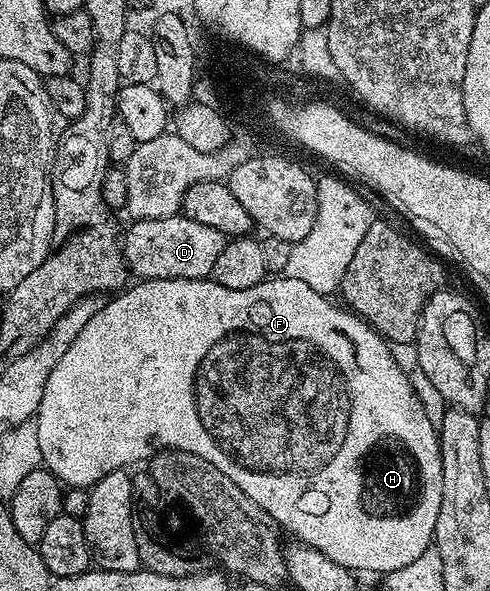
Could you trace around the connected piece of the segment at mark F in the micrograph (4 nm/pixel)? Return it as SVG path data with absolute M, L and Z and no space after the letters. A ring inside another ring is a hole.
M267 277L259 285L251 285L251 289L227 289L214 283L212 278L146 279L134 284L133 288L130 286L114 294L105 302L103 309L99 309L99 313L83 325L83 333L71 341L71 349L59 357L59 365L55 365L55 369L51 369L51 377L47 377L47 389L43 389L43 401L35 416L41 461L66 488L88 489L107 477L107 473L132 468L132 463L140 459L148 460L158 451L182 451L203 457L203 461L211 461L219 473L227 473L227 477L231 477L231 481L235 481L235 485L239 485L239 489L243 489L243 493L247 493L259 509L266 511L278 527L288 534L290 531L294 540L319 549L319 553L327 553L331 561L354 573L388 573L402 569L431 546L443 490L438 428L434 420L433 423L429 420L408 373L397 364L393 356L394 348L382 339L380 333L344 306L336 307L332 298L315 293L311 285L284 277ZM385 431L389 431L389 435L401 435L401 439L413 447L413 455L421 459L421 475L425 475L425 499L421 499L421 507L417 507L413 515L405 515L405 519L365 519L365 515L361 515L361 507L357 507L357 487L361 487L361 483L357 483L357 459L361 459L361 451L365 451L377 435L385 435Z

